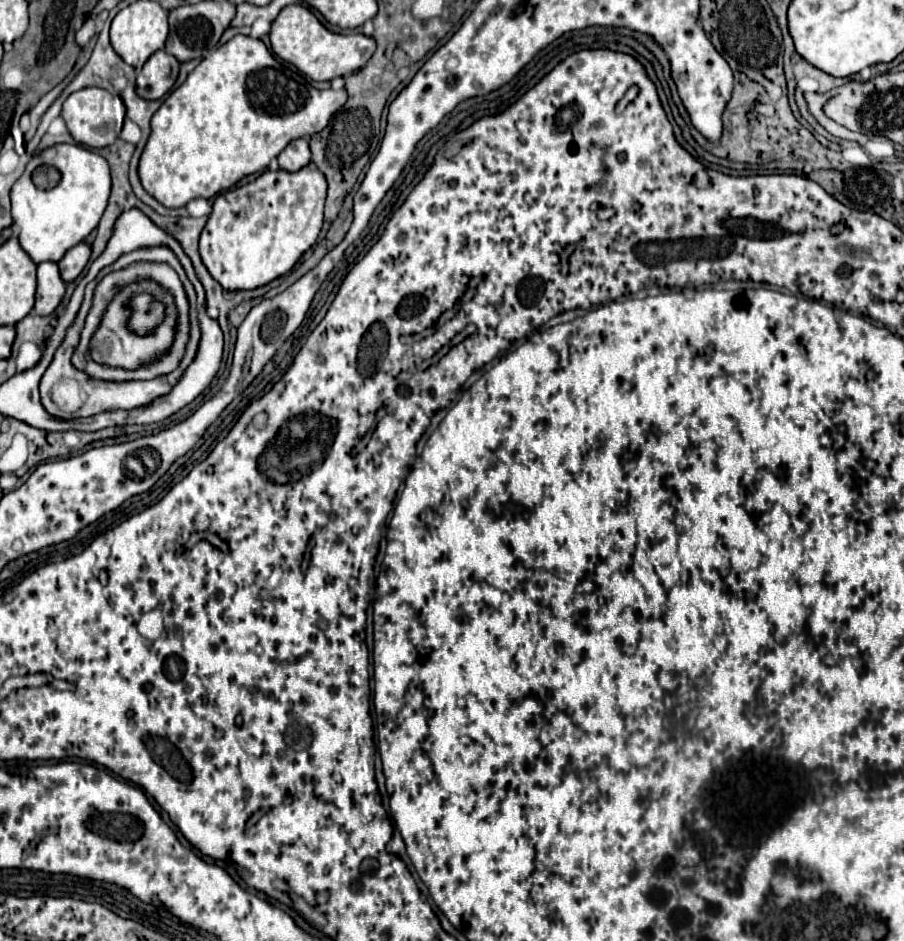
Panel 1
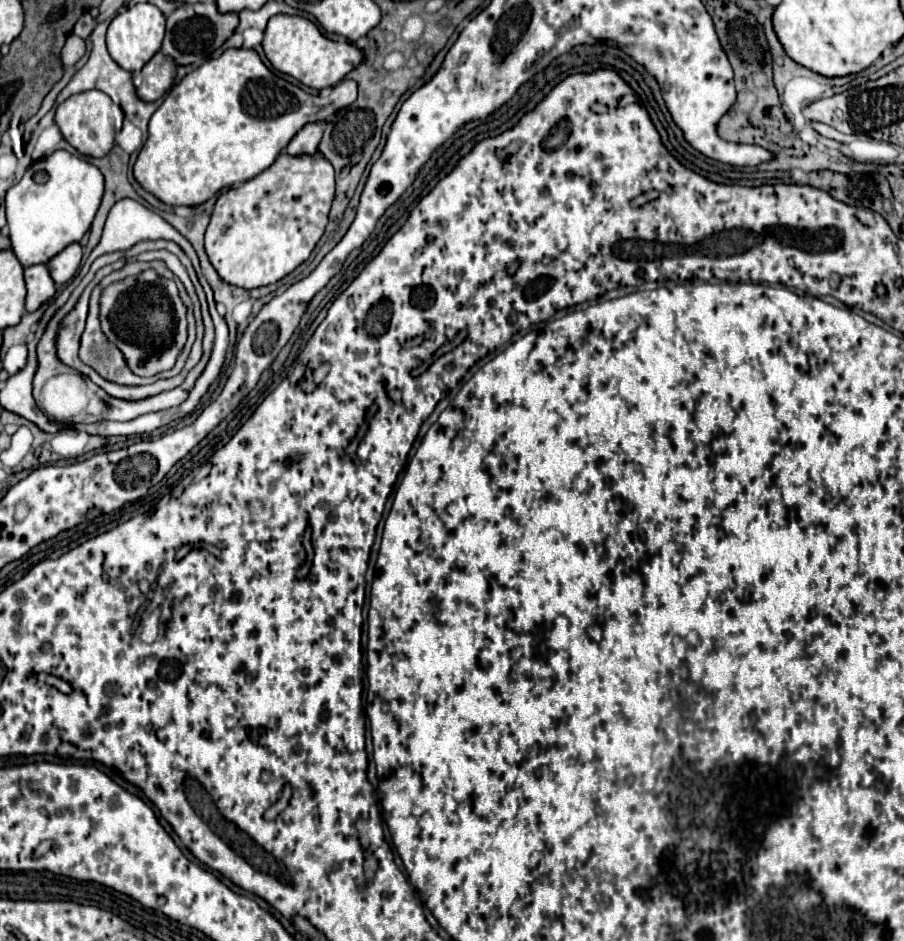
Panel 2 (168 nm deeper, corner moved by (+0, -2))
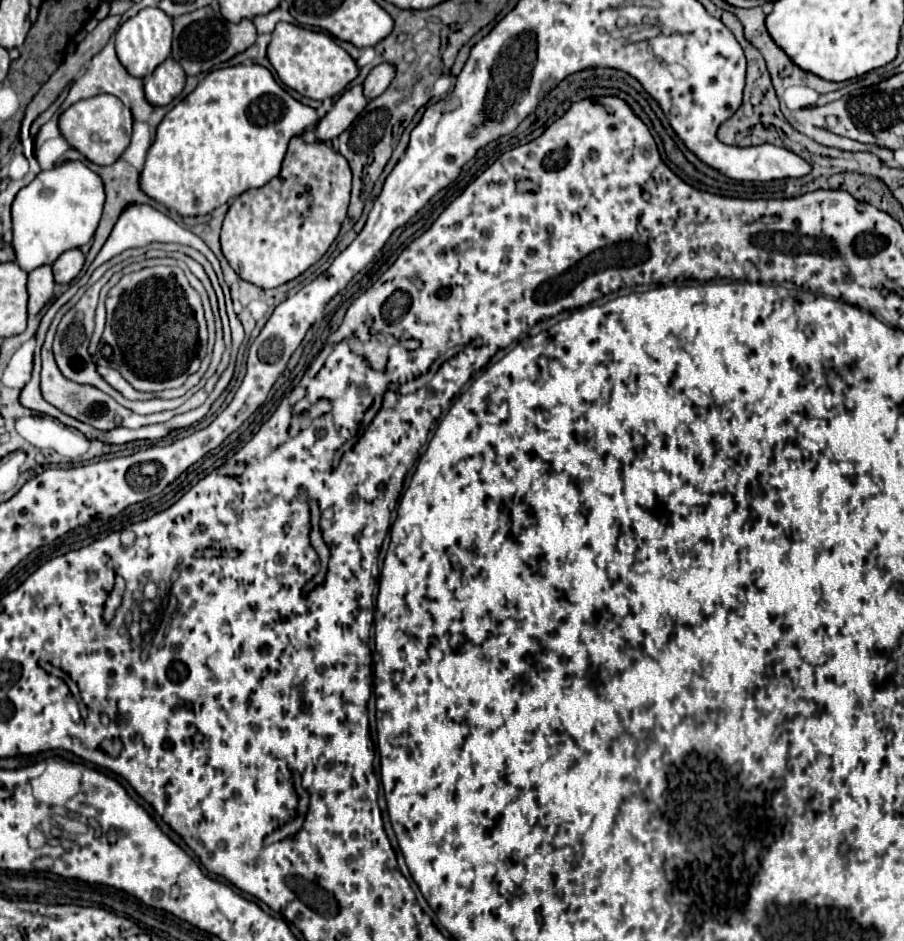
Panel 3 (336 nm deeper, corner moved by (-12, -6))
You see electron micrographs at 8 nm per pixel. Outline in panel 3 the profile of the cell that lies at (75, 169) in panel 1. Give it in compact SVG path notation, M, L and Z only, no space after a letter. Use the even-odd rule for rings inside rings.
M70 160L52 170L40 172L16 194L12 204L12 246L20 268L32 272L44 264L54 264L62 252L88 244L98 228L104 200L102 178L80 160Z

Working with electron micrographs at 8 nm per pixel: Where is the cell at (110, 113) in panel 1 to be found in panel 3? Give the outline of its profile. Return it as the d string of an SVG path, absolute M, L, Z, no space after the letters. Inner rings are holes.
M98 94L72 104L60 116L60 132L66 142L94 164L114 164L130 144L133 117L131 110L112 94Z

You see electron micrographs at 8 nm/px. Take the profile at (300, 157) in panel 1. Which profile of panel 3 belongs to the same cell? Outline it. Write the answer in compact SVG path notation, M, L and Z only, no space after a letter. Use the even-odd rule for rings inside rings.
M354 86L346 90L336 102L334 108L318 122L316 126L316 140L318 142L328 142L338 138L352 122L354 118L364 110L368 104L368 98L362 94L362 86Z

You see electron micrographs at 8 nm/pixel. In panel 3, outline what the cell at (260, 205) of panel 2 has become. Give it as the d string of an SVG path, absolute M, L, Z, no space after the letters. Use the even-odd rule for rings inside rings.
M294 138L288 146L282 172L266 186L246 190L244 194L236 196L230 204L220 234L224 258L242 280L258 288L276 288L288 280L294 280L312 264L316 264L336 240L350 202L350 182L352 172L344 156L334 152L324 142L308 144L302 138Z

